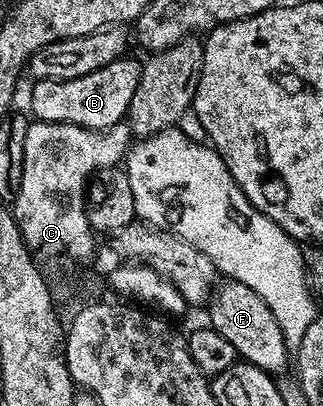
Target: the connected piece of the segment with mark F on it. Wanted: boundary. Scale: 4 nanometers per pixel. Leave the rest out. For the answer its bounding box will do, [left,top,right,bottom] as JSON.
[209,280,289,374]

